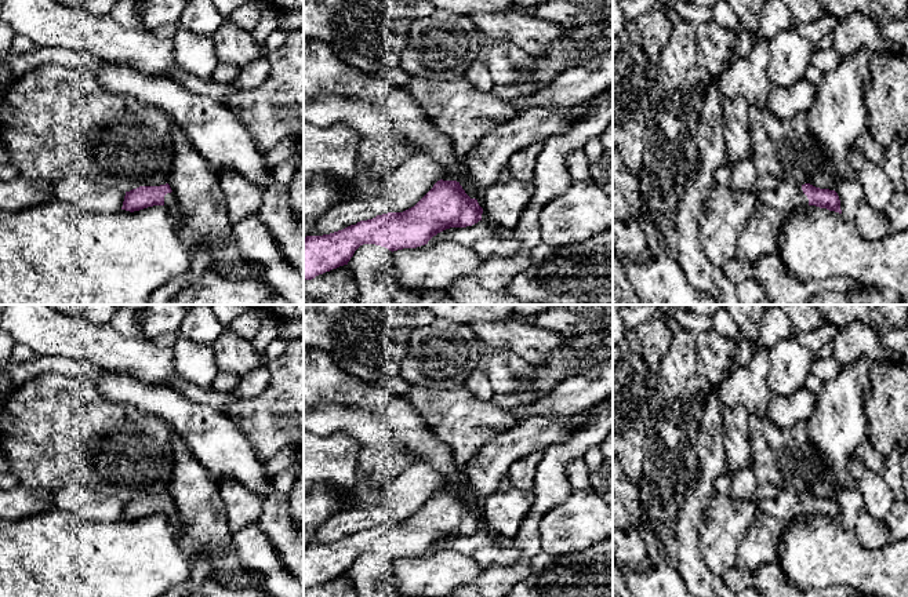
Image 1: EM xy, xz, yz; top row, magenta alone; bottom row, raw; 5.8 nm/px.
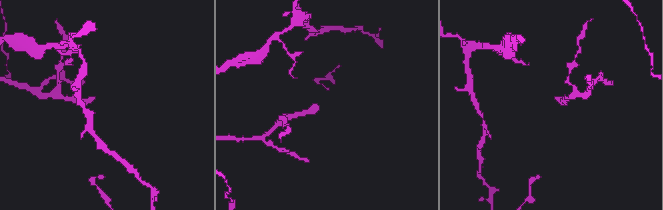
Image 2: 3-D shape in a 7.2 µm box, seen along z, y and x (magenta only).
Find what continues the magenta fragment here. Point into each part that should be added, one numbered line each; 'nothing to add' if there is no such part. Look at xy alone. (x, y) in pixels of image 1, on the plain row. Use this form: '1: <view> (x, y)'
1: xy (170, 509)

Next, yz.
1: yz (788, 505)

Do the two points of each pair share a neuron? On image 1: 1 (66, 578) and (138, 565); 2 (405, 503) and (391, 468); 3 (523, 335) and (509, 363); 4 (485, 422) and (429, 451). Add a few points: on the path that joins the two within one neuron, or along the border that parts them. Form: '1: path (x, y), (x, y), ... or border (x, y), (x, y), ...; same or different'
1: path (84, 578), (100, 578), (120, 567); same
2: border (413, 461), (387, 483); different
3: border (497, 350), (511, 350), (533, 366), (545, 361); different
4: border (422, 418), (449, 447), (451, 459), (461, 468); different

